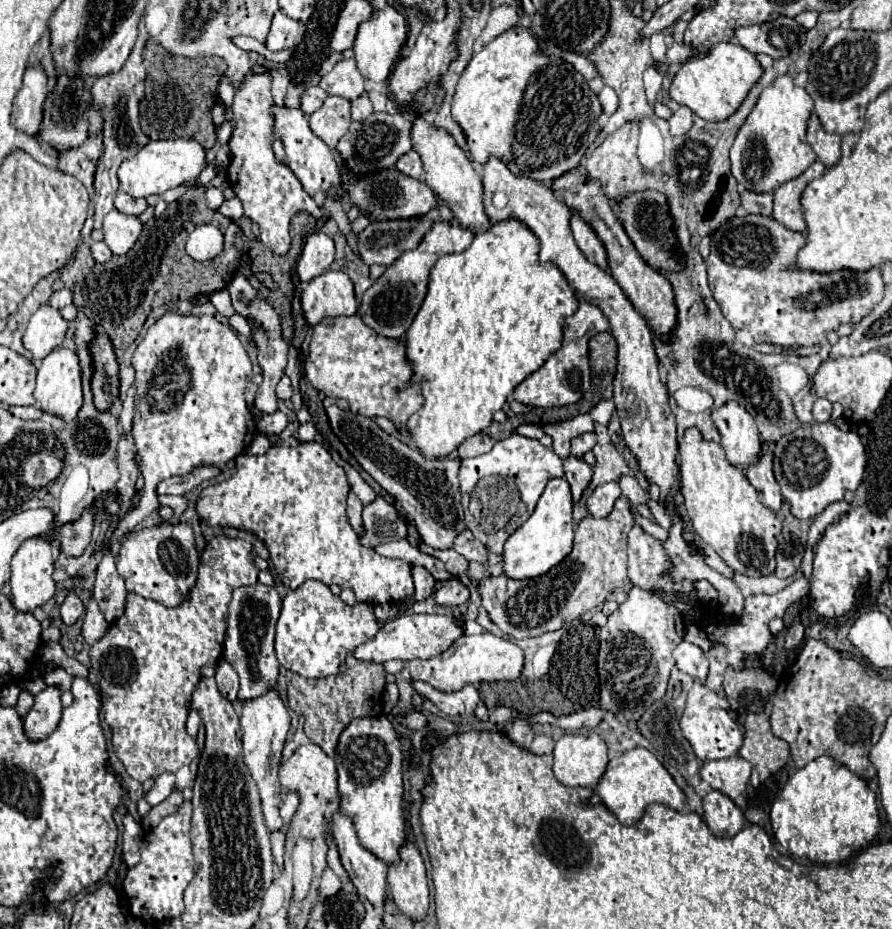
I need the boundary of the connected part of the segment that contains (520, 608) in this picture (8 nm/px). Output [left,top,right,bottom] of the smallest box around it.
[479,499,635,641]

